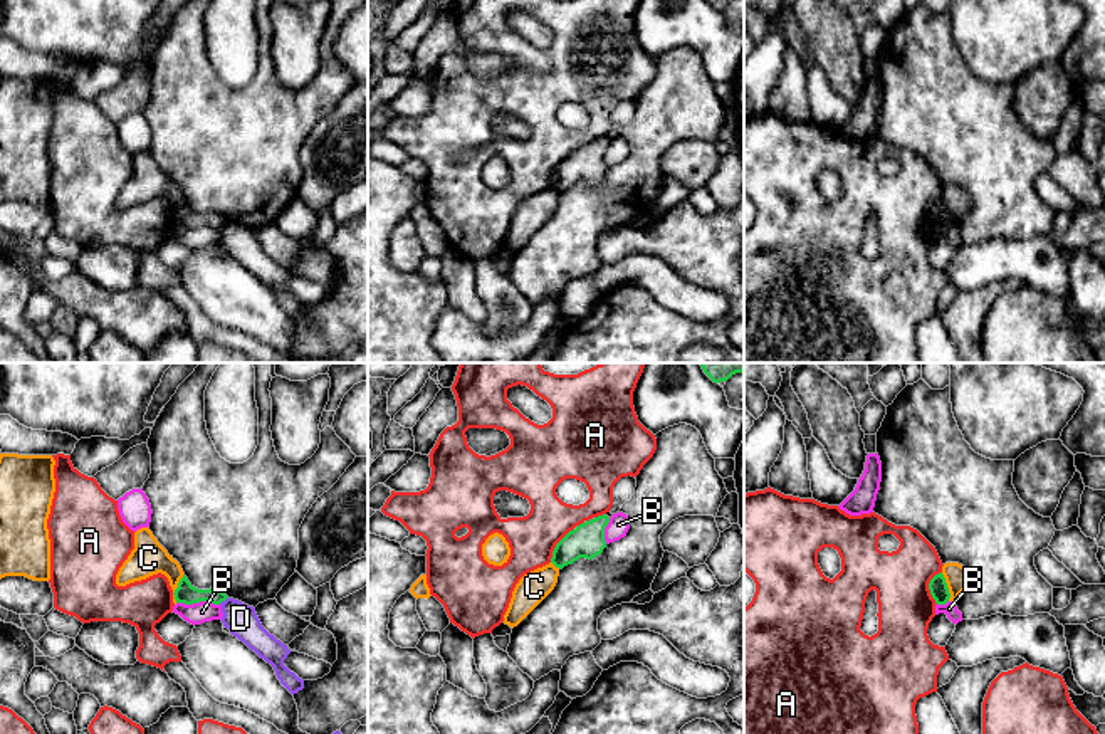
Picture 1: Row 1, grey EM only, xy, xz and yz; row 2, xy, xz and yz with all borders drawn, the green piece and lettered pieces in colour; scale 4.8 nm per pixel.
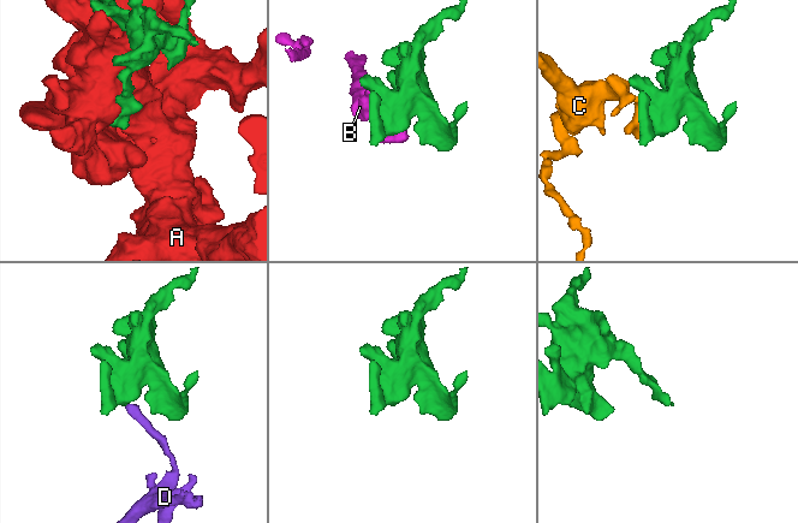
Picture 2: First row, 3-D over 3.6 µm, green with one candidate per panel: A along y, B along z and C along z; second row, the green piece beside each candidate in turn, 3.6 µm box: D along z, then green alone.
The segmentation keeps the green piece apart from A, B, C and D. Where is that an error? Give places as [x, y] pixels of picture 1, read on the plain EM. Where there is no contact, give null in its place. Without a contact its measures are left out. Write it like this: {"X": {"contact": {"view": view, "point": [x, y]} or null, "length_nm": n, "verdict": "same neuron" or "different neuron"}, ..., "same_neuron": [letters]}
{"A": {"contact": {"view": "xz", "point": [556, 168]}, "length_nm": 200, "verdict": "different neuron"}, "B": {"contact": {"view": "xy", "point": [199, 225]}, "length_nm": 200, "verdict": "different neuron"}, "C": {"contact": {"view": "xy", "point": [177, 212]}, "length_nm": 150, "verdict": "different neuron"}, "D": {"contact": {"view": "xy", "point": [222, 224]}, "length_nm": 60, "verdict": "different neuron"}, "same_neuron": []}

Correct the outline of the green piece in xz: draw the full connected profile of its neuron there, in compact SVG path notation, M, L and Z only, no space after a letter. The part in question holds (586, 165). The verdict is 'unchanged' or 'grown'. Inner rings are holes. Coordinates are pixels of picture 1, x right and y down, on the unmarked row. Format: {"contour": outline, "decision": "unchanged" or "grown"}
{"contour": "M606 138L579 148L569 155L554 171L551 186L563 193L579 181L593 183L606 171L605 151L610 141Z", "decision": "unchanged"}

